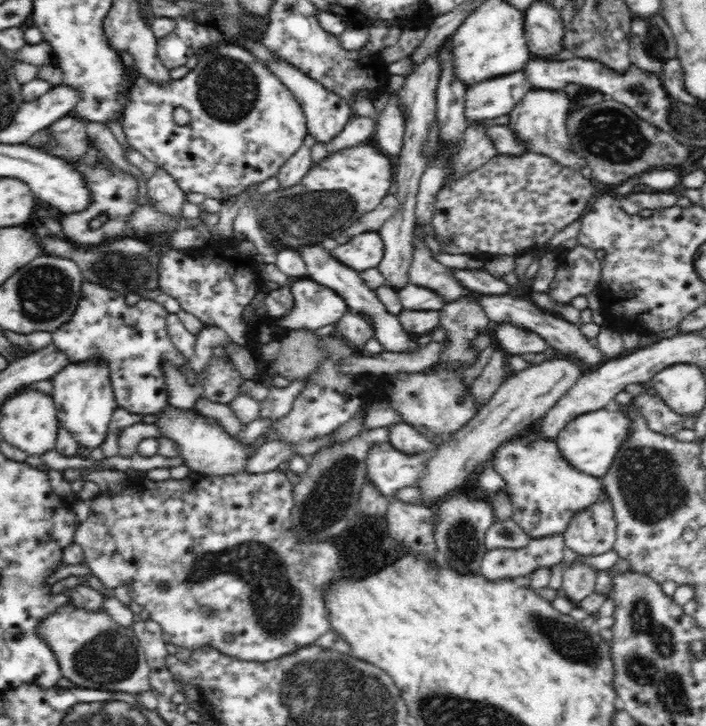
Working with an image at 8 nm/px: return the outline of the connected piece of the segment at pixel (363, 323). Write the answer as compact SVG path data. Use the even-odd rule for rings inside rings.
M349 310L338 319L338 322L335 322L335 325L338 334L352 344L360 354L365 354L363 346L370 339L374 339L374 327L368 321L368 317Z

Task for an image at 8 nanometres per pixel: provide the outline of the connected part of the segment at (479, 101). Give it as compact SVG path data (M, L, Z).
M523 71L482 80L468 86L465 98L465 117L469 122L500 118L530 92L532 84Z

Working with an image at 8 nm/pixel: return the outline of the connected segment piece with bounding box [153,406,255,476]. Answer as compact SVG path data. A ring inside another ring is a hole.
M168 406L157 416L159 419L153 426L180 448L184 465L190 468L193 475L236 475L244 472L248 460L254 455L251 447L255 446L255 442L250 446L242 445L237 437L231 437L225 432L219 421L204 417L197 411L184 411L184 409Z

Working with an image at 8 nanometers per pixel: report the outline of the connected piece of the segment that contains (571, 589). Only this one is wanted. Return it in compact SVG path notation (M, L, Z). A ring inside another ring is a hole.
M574 563L567 569L564 568L559 594L568 598L575 606L578 605L592 594L596 573L596 569L584 564Z

